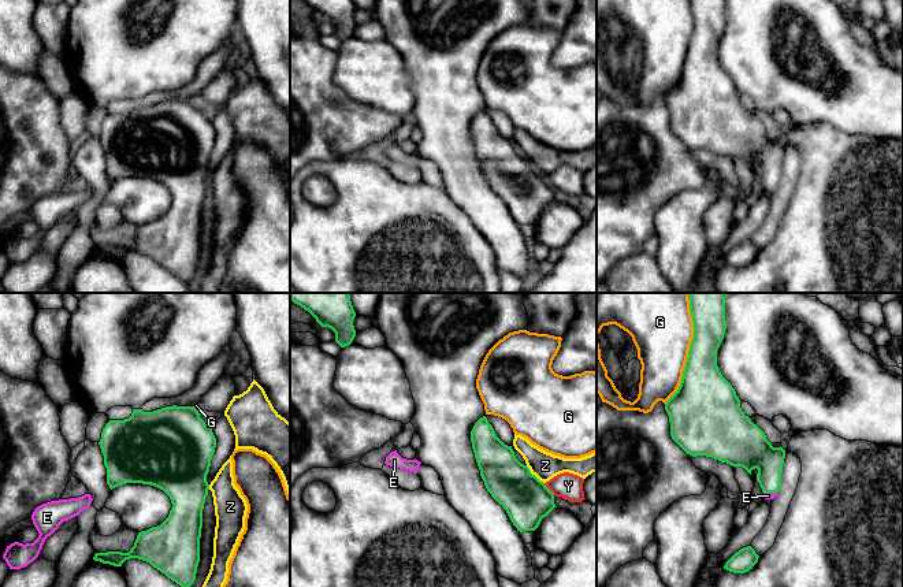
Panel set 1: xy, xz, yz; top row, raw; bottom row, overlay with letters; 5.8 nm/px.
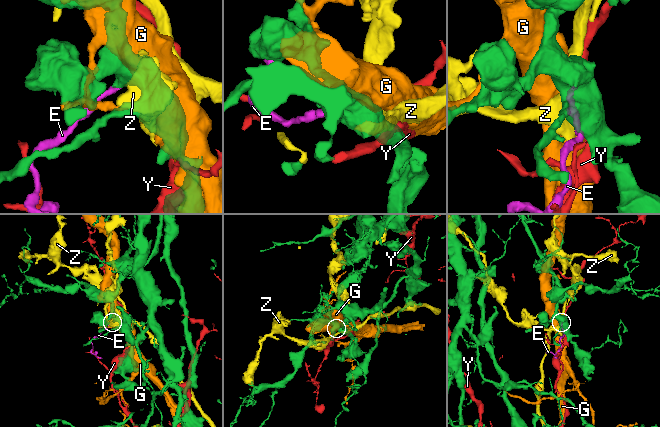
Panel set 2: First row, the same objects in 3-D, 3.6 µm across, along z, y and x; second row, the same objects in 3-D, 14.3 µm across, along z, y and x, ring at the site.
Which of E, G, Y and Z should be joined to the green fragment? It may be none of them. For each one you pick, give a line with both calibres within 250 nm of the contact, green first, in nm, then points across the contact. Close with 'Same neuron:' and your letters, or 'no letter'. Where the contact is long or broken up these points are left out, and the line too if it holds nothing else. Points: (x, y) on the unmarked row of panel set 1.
E: calibres 190 and 50 nm; way yz (754, 145), (769, 160), (769, 185), (768, 189)
Same neuron: E

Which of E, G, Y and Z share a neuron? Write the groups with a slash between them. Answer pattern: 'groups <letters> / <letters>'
groups E / G / Y / Z

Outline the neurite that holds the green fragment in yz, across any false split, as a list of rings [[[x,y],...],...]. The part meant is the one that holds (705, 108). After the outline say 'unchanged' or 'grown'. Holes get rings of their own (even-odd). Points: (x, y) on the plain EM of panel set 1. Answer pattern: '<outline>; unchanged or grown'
[[[690,0],[694,31],[677,85],[666,94],[672,133],[690,149],[706,149],[732,160],[742,160],[750,168],[758,163],[763,192],[773,193],[781,179],[785,144],[773,141],[765,126],[740,101],[732,78],[717,59],[717,44],[727,23],[725,0]]]; grown

